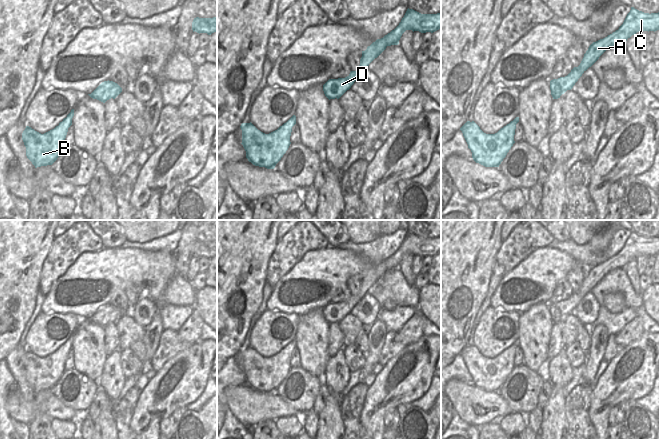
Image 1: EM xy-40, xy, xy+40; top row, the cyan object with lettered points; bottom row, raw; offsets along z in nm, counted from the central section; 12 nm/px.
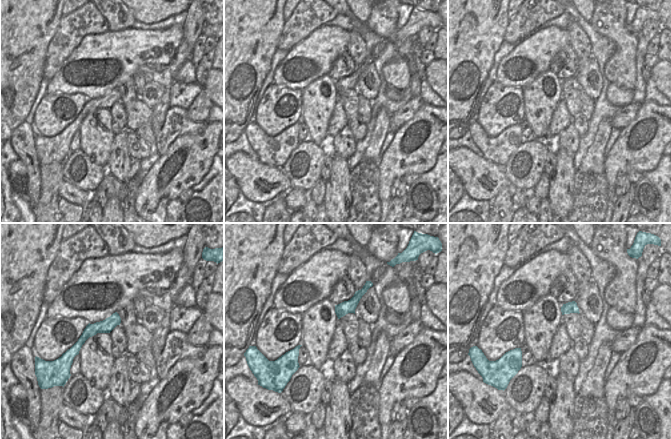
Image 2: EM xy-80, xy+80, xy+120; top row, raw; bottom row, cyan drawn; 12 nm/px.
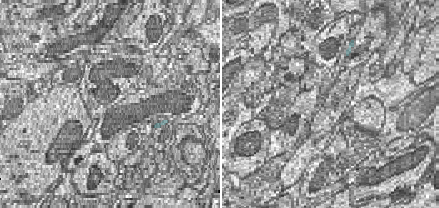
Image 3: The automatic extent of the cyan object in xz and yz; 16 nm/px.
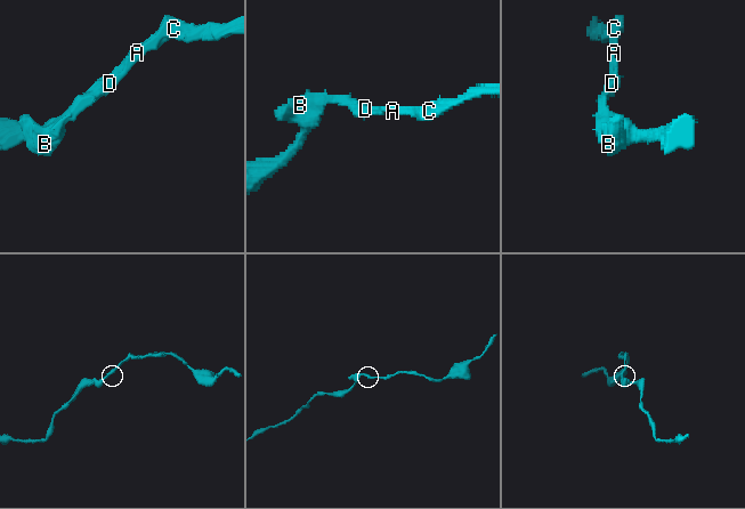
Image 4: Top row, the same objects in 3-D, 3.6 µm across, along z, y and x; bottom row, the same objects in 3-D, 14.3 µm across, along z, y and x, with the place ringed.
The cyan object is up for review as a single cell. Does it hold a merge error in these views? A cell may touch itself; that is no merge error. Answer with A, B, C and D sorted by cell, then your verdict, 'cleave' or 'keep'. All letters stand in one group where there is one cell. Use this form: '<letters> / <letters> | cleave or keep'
A B C D | keep

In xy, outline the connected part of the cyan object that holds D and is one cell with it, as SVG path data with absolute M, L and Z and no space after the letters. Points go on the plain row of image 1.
M407 233L399 249L381 263L377 263L365 275L362 275L360 289L357 295L351 295L345 302L329 303L323 309L325 320L339 323L354 306L364 297L369 288L377 282L387 270L398 269L402 258L406 254L421 257L435 256L441 253L441 236L437 238L421 238L413 233Z

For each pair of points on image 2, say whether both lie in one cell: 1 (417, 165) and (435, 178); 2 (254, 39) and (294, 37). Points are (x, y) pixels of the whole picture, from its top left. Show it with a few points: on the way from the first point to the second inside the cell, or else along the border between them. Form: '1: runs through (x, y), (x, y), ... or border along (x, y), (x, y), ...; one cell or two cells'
1: border along (437, 156), (435, 164), (429, 170), (419, 175); two cells
2: border along (285, 20), (276, 48); two cells

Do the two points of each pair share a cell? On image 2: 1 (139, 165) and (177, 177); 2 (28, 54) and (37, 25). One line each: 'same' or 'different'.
1: different
2: same

